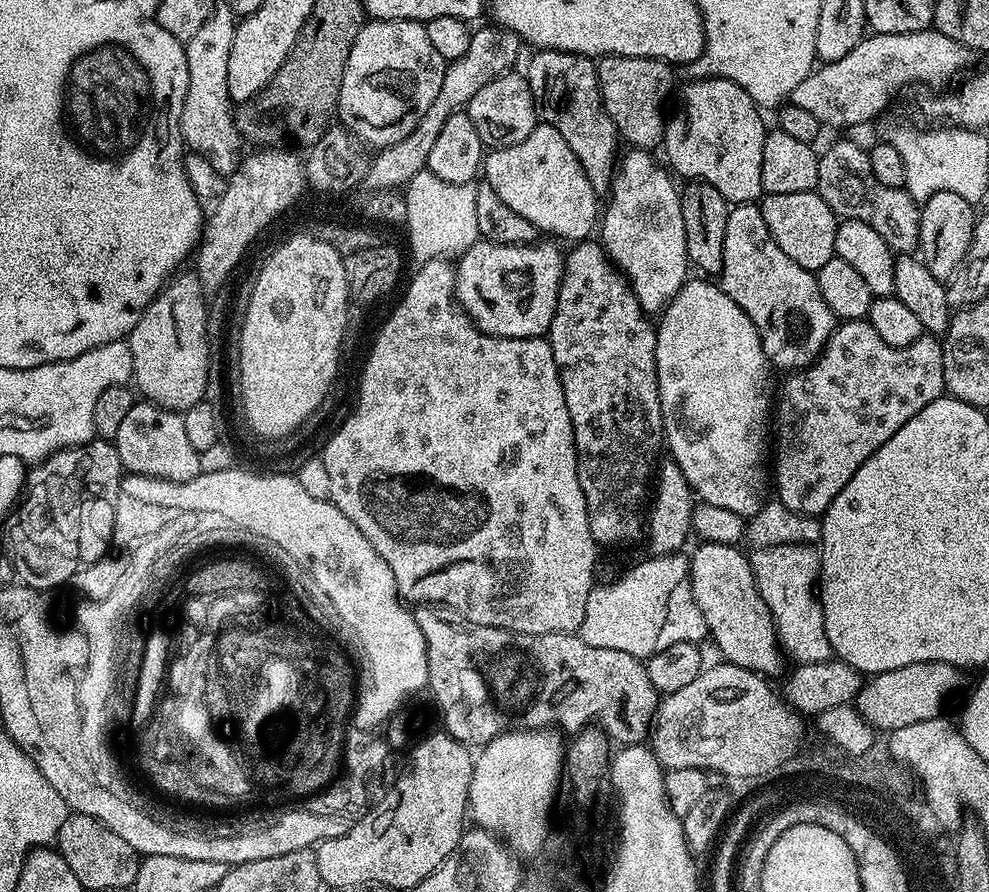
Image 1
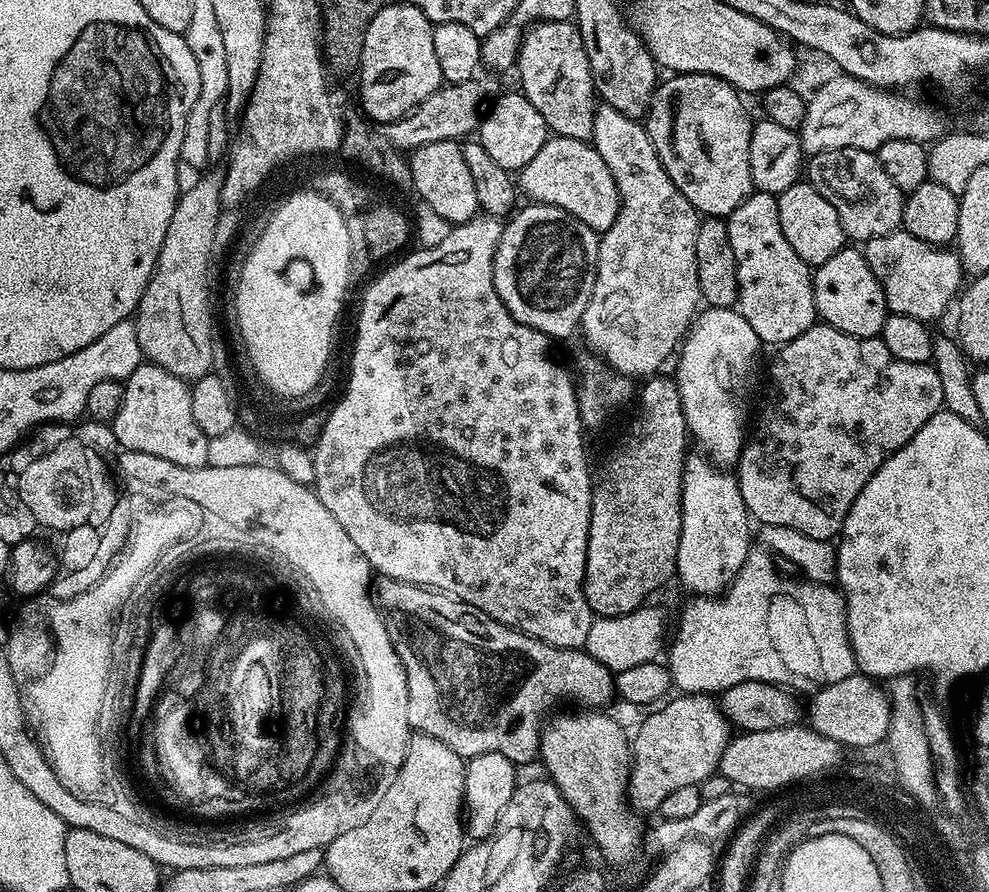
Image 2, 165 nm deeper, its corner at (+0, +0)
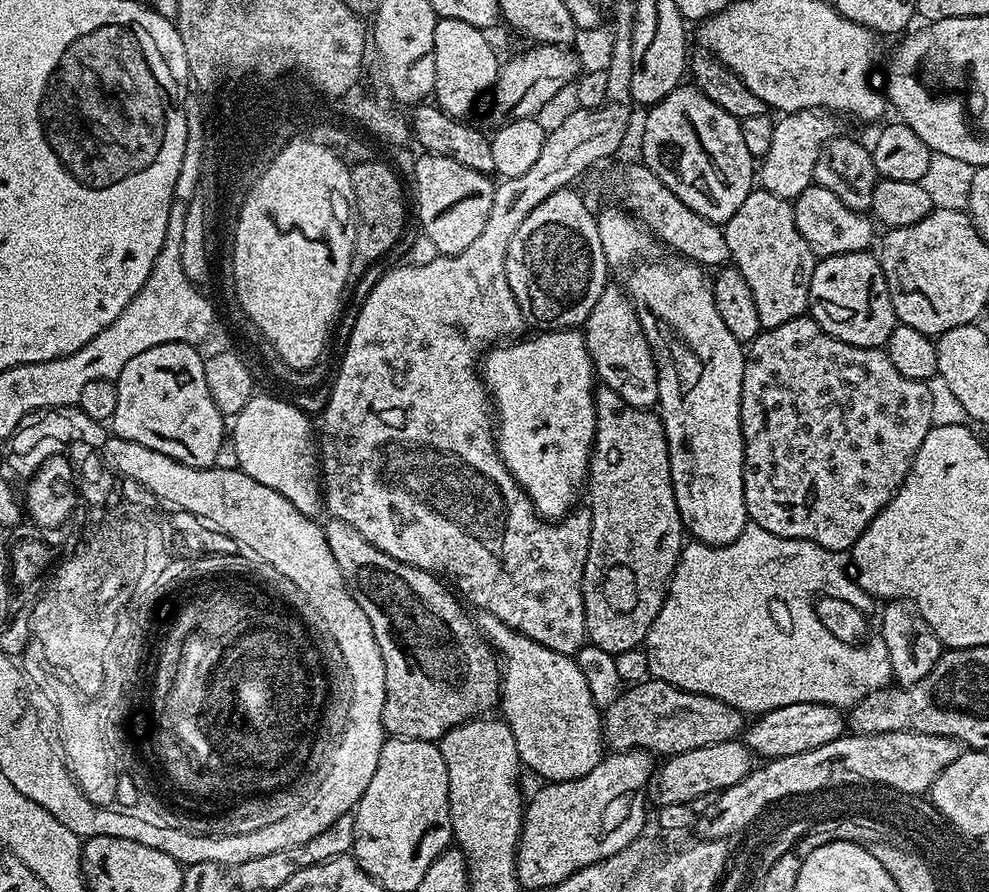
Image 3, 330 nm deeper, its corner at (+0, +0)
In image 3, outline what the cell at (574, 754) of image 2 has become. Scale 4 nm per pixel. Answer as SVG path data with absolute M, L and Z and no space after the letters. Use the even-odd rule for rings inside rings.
M487 614L479 617L478 627L498 655L502 708L504 704L502 719L510 726L510 734L514 734L514 746L518 746L521 765L527 771L529 768L537 772L544 782L577 780L590 774L597 755L595 752L599 750L600 744L602 748L602 712L596 707L590 686L586 686L586 678L575 659L526 638L506 626L506 622Z

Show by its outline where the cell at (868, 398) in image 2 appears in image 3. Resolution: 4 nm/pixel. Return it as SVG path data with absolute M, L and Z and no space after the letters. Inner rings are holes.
M805 314L782 326L761 330L747 345L742 374L742 402L740 403L740 421L744 439L744 501L748 519L762 526L770 534L788 539L806 539L825 547L826 550L848 552L858 542L858 538L870 526L870 522L887 504L892 494L900 488L904 475L910 470L926 434L934 425L931 420L933 399L927 383L923 380L905 378L894 362L890 362L884 348L863 348L850 346L829 332L824 332L811 315Z

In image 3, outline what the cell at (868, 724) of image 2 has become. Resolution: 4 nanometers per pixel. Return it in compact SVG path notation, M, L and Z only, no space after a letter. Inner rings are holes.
M794 702L794 706L782 706L778 710L761 712L756 720L747 725L743 733L743 743L752 749L757 757L774 760L784 755L808 753L828 742L834 742L846 732L846 716L834 704L815 704L814 702Z

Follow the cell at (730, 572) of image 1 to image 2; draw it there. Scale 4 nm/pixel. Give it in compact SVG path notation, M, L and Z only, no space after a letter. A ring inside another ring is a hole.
M692 454L684 462L684 490L682 504L682 530L678 542L675 575L698 596L719 597L732 579L740 575L742 566L749 563L748 547L752 544L752 532L748 529L750 517L742 502L739 483L731 471L717 466L703 454Z

